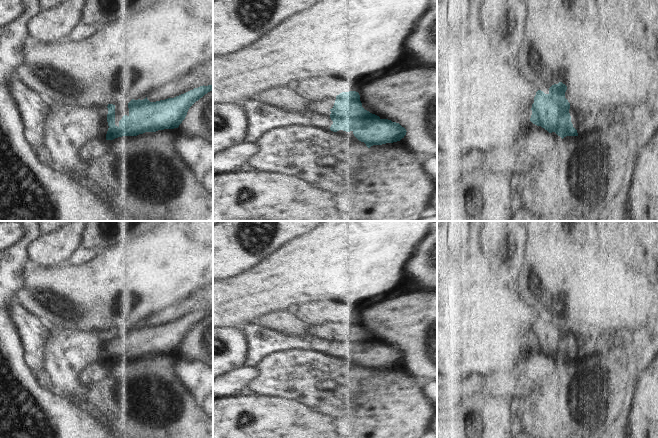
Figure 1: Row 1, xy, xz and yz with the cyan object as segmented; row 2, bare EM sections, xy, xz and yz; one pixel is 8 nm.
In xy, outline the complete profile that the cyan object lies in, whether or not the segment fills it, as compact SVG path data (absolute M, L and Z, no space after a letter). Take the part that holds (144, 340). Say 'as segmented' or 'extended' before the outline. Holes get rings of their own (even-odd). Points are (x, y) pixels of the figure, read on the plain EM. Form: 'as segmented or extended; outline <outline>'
as segmented; outline M213 309L200 310L174 322L150 326L132 323L128 327L129 339L124 339L115 349L115 329L108 328L108 355L106 364L122 360L137 360L145 356L178 352L185 343L189 332L205 318L213 314Z

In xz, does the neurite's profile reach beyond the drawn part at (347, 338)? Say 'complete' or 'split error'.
split error

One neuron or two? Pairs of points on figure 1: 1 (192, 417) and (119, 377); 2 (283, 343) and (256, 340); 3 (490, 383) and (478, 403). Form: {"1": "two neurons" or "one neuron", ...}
{"1": "one neuron", "2": "one neuron", "3": "one neuron"}

